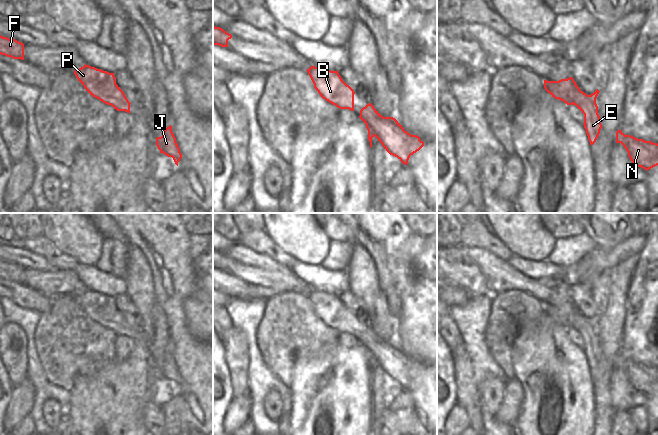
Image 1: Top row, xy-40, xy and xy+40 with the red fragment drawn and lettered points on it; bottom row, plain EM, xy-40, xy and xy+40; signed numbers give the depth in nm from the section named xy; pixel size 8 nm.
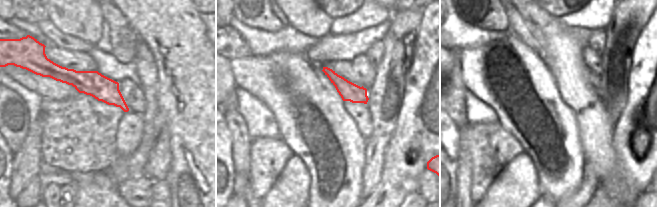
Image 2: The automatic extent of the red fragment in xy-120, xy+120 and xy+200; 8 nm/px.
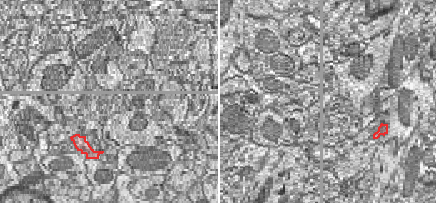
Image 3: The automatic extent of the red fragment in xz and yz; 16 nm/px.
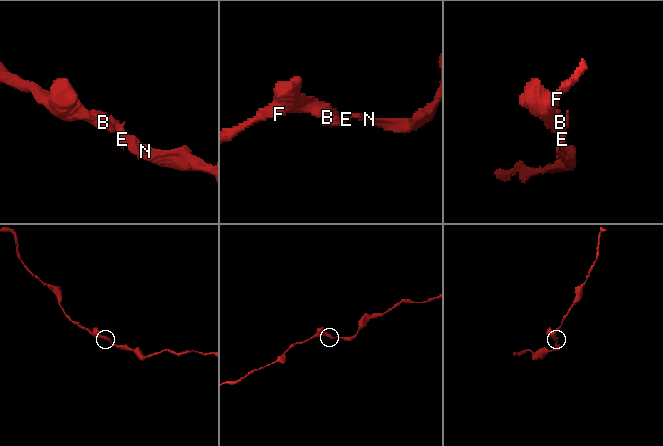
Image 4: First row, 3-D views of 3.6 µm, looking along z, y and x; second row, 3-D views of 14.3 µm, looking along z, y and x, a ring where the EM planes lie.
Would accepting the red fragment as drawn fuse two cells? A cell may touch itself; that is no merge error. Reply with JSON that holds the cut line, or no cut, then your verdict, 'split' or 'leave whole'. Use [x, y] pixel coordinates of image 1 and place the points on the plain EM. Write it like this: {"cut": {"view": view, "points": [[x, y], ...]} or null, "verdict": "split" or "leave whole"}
{"cut": null, "verdict": "leave whole"}

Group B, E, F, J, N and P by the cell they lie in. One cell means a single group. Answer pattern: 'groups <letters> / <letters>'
groups B E F J N P

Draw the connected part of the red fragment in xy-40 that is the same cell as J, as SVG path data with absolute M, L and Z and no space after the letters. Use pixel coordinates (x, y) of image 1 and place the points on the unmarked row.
M171 349L164 354L161 361L156 362L156 370L160 374L160 377L163 377L168 381L172 381L175 388L178 390L178 386L182 382L182 378L172 356Z

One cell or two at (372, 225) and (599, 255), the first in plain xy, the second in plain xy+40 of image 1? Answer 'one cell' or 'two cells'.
two cells

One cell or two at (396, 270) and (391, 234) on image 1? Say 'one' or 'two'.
one

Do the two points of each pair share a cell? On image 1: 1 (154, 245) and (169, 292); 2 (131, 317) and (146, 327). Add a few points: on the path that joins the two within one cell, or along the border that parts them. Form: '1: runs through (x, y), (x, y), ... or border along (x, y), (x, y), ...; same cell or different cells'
1: runs through (166, 257), (169, 260), (169, 280); same cell
2: border along (132, 302), (141, 318), (140, 328); different cells

